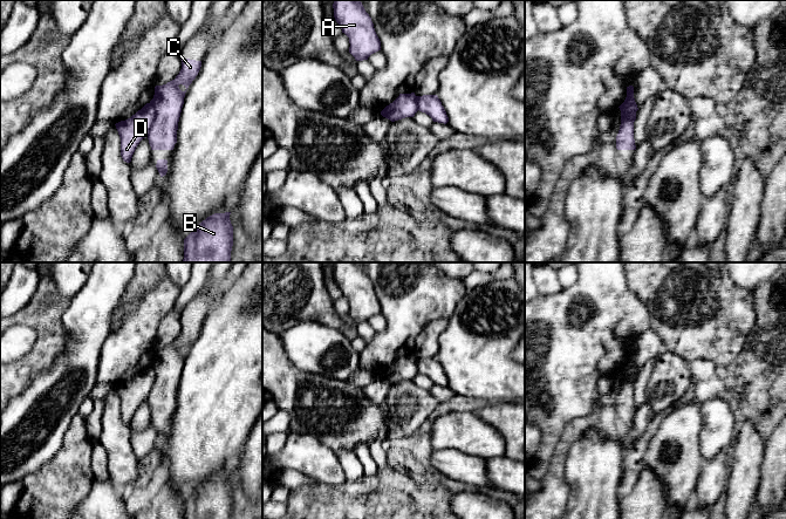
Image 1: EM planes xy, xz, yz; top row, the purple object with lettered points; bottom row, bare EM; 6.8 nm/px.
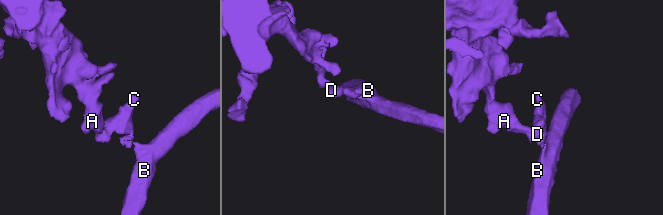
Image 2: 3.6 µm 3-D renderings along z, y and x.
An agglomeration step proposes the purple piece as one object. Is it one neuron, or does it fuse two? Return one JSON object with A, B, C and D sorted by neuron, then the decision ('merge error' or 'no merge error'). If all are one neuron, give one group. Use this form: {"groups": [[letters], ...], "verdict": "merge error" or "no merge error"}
{"groups": [["A", "D"], ["B", "C"]], "verdict": "merge error"}

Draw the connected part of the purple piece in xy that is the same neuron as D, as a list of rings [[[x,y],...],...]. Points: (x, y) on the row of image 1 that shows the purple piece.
[[[146,103],[130,118],[115,124],[121,138],[121,156],[124,162],[131,162],[137,145],[148,136],[155,117],[156,110],[153,105]]]

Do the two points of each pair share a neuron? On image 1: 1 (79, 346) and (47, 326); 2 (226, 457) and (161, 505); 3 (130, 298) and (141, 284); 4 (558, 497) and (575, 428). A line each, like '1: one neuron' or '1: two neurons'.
1: two neurons
2: two neurons
3: one neuron
4: one neuron

